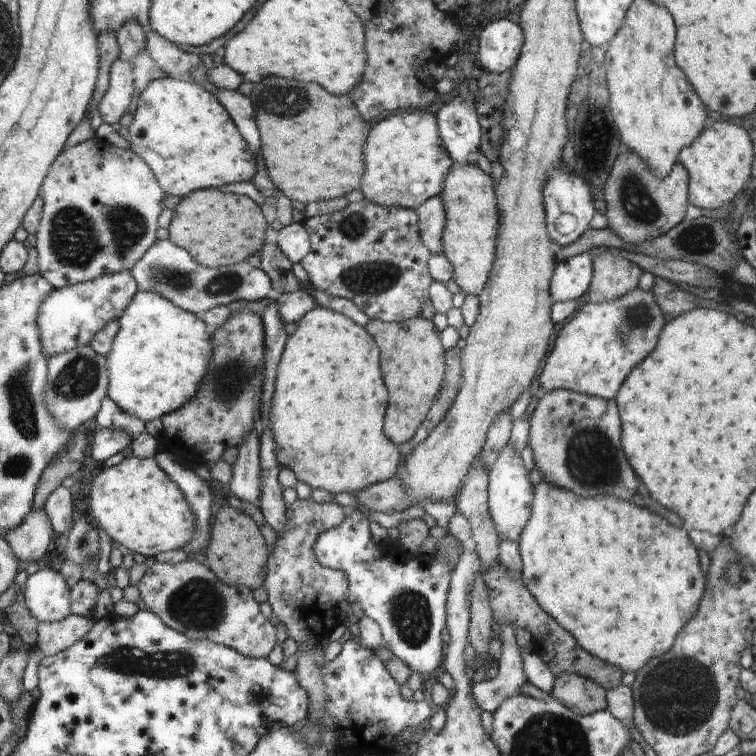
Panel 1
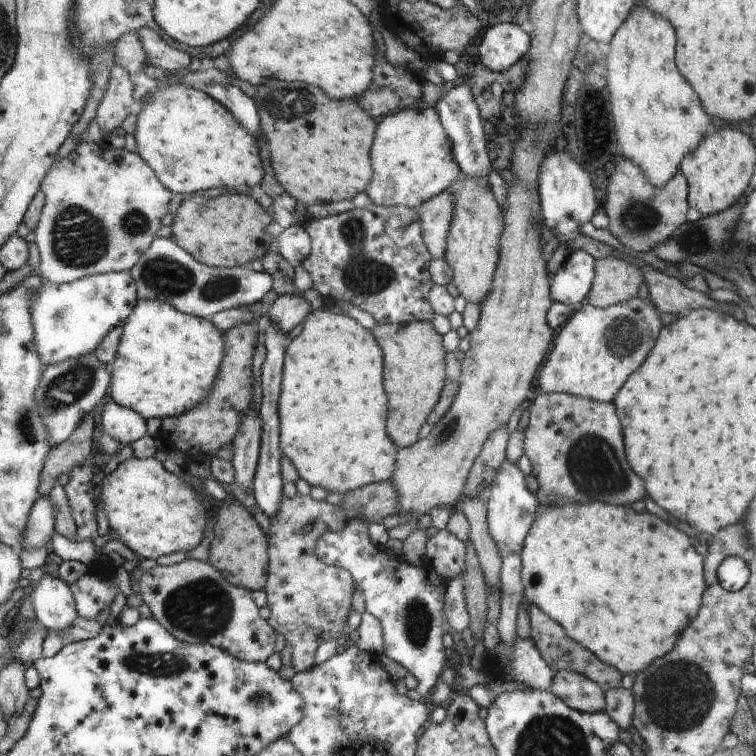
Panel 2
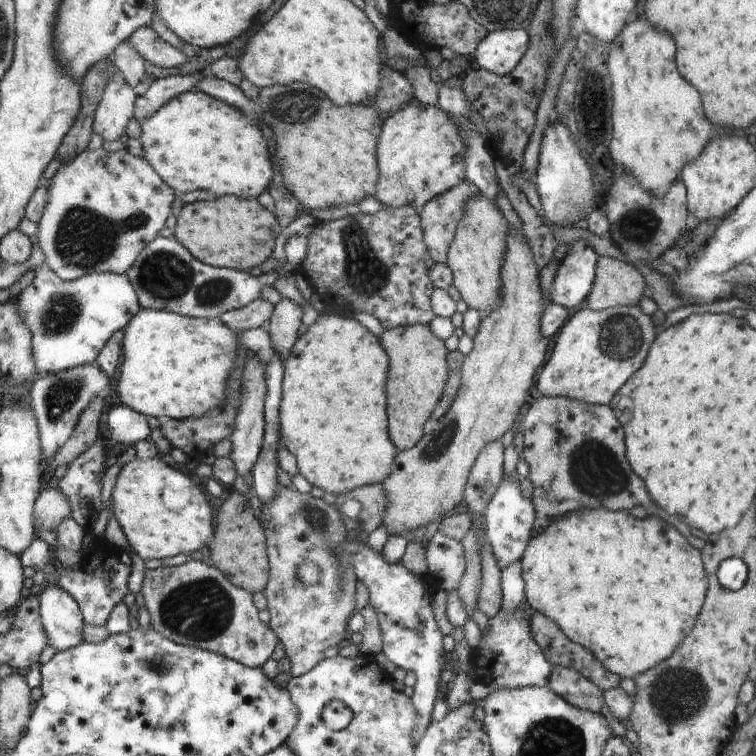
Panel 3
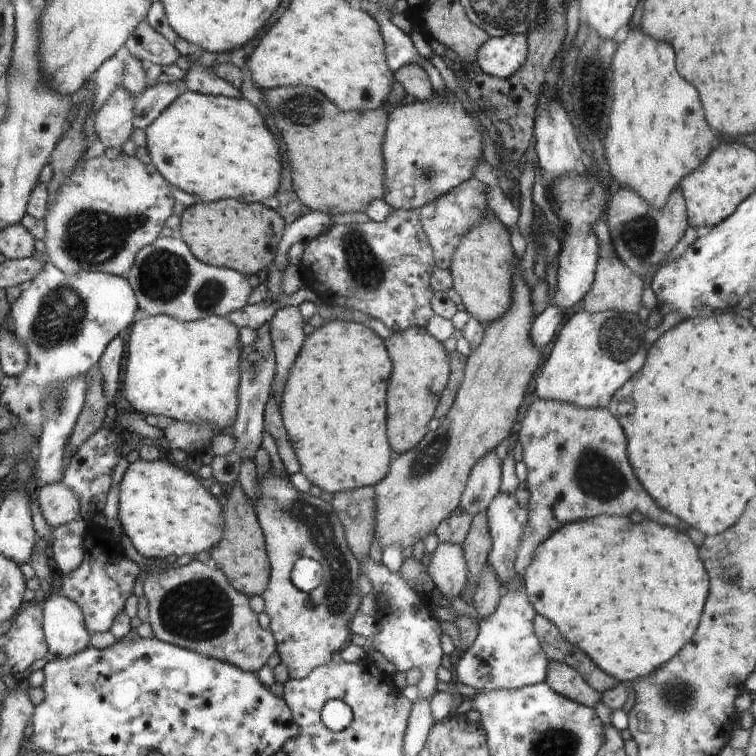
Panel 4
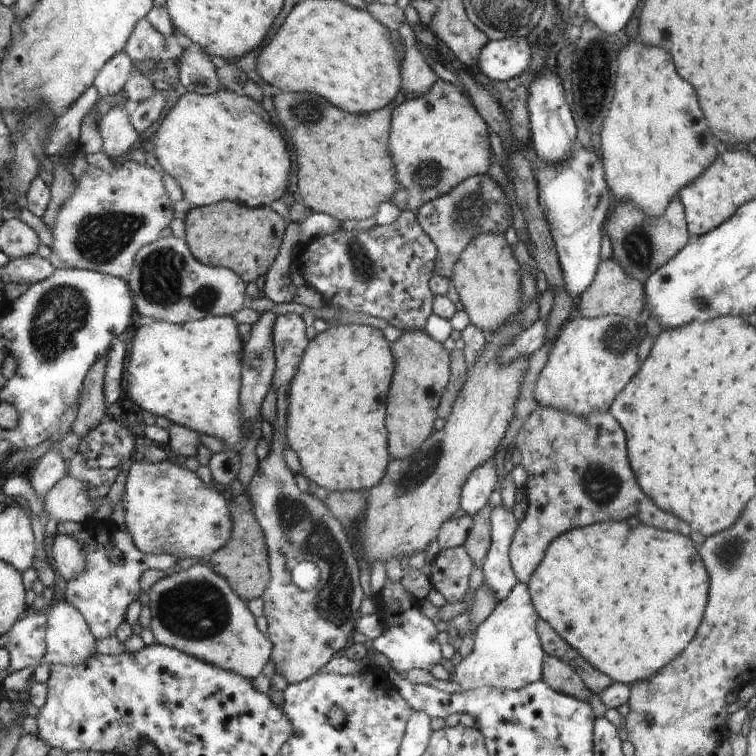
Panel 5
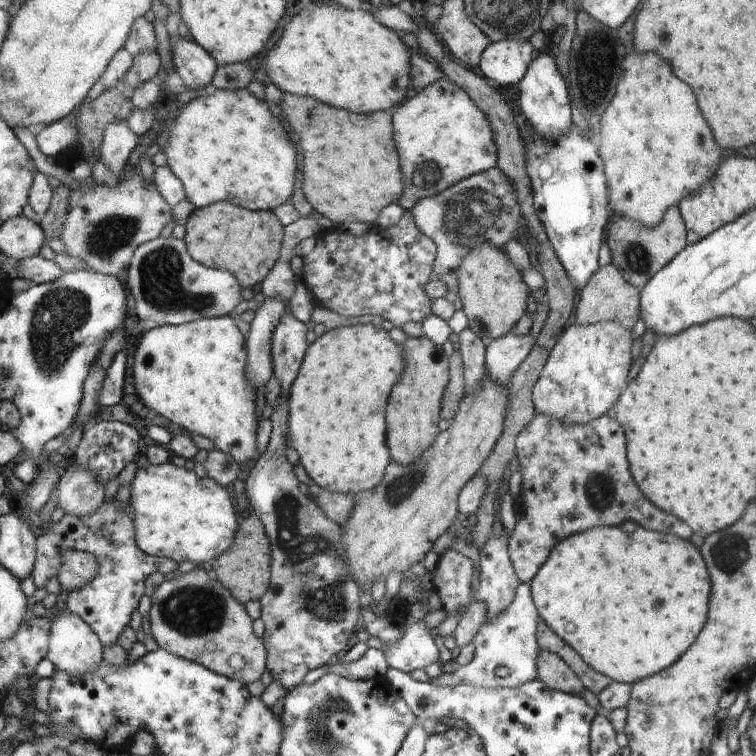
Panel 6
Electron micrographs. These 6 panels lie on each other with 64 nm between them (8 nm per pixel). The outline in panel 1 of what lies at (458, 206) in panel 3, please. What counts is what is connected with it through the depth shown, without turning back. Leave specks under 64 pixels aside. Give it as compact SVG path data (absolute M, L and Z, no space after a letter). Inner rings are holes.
M441 195L428 199L415 209L419 217L419 232L432 255L443 254L443 232L447 226L447 208Z

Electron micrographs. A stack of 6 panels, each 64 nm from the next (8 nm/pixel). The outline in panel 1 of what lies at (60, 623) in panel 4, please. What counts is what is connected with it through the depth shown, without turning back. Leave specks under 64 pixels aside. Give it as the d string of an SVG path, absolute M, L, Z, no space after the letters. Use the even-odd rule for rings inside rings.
M42 564L40 570L28 577L26 583L26 603L40 623L55 623L66 620L72 615L72 590L60 571Z

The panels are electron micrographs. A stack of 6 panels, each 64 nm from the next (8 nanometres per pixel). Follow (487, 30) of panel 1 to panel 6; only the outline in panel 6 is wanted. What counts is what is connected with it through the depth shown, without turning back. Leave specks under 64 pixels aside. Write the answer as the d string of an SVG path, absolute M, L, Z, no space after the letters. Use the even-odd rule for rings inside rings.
M510 39L490 42L479 67L499 88L510 88L524 79L534 60L535 48L529 40Z

